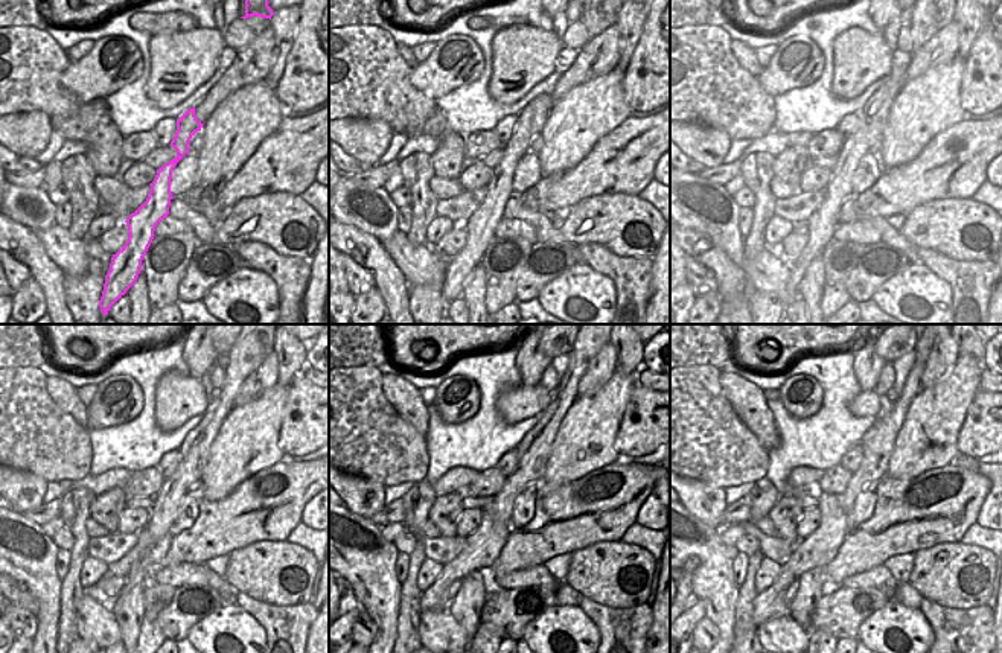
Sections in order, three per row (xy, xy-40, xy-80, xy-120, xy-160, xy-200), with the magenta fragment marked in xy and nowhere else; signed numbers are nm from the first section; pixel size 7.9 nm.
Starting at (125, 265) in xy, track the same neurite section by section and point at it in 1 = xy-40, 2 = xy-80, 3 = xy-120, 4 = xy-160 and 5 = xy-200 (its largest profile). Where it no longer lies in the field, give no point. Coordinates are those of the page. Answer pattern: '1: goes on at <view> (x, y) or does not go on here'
1: goes on at xy-40 (481, 224)
2: goes on at xy-80 (821, 226)
3: goes on at xy-120 (194, 452)
4: goes on at xy-160 (533, 451)
5: goes on at xy-200 (877, 443)

